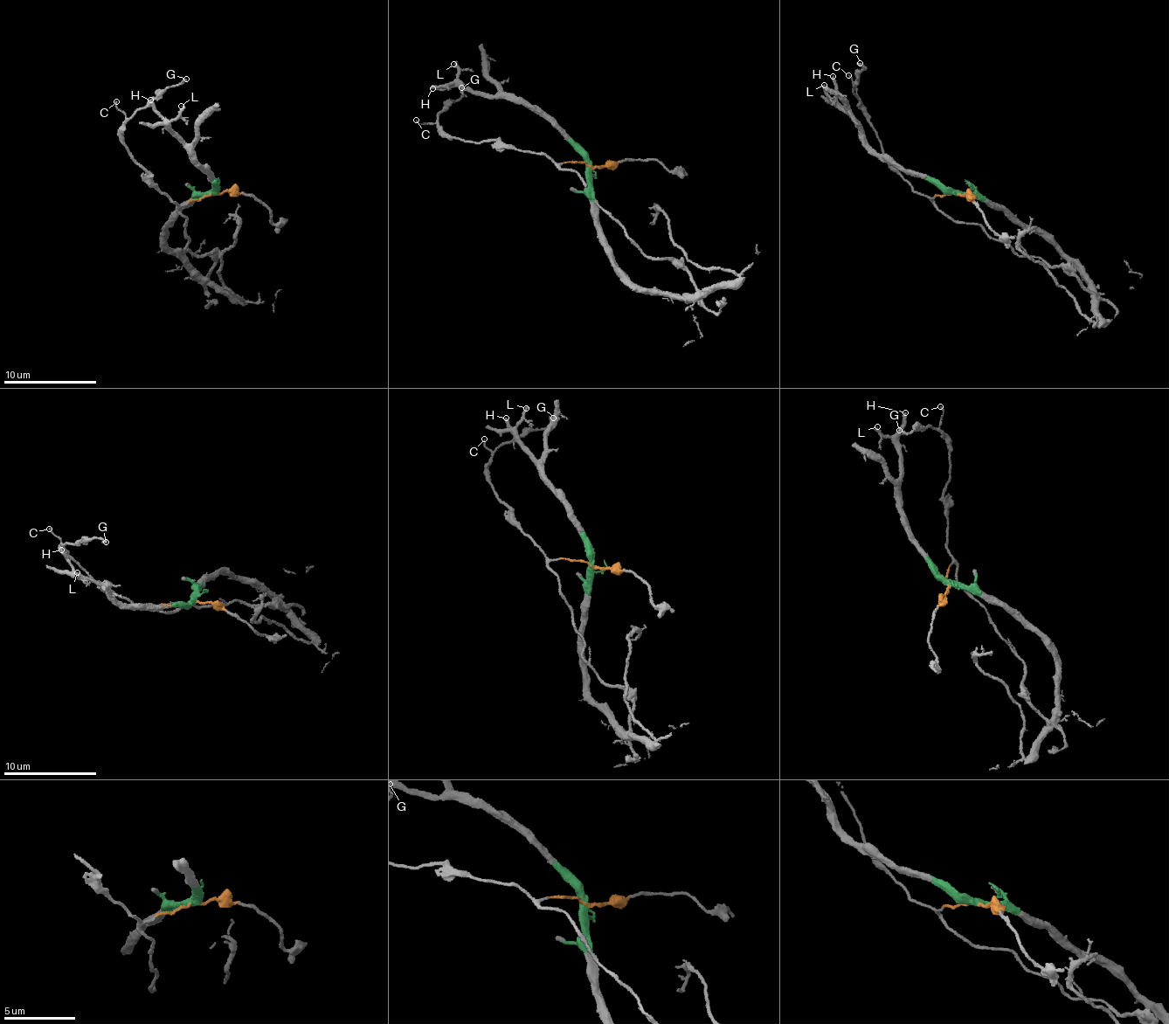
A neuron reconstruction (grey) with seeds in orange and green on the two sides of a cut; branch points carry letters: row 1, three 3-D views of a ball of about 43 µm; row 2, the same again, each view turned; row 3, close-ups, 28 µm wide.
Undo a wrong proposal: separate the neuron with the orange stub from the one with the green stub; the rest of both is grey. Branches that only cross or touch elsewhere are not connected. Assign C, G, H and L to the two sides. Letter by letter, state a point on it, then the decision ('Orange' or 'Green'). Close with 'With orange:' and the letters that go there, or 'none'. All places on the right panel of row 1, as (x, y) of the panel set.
C: Place: (848, 75). Orange
G: Place: (860, 63). Orange
H: Place: (833, 76). Green
L: Place: (824, 85). Green
With orange: C, G

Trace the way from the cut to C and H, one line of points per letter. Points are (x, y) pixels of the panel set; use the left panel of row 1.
C: (211, 195), (177, 205), (163, 194), (131, 156), (123, 141), (125, 114), (116, 106), (116, 102)
H: (211, 192), (217, 193), (150, 100)

